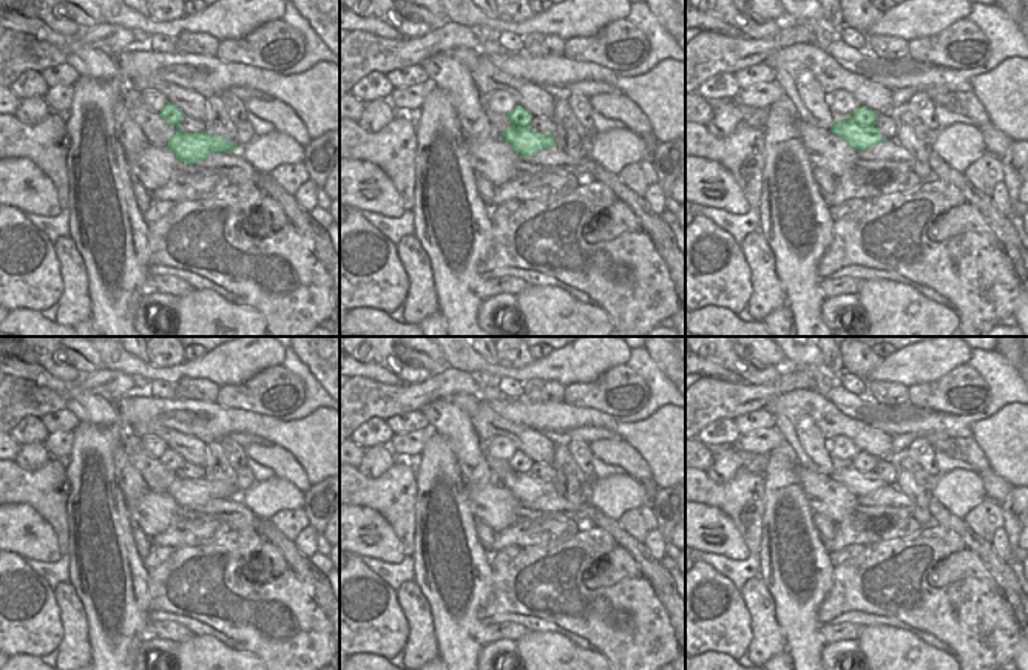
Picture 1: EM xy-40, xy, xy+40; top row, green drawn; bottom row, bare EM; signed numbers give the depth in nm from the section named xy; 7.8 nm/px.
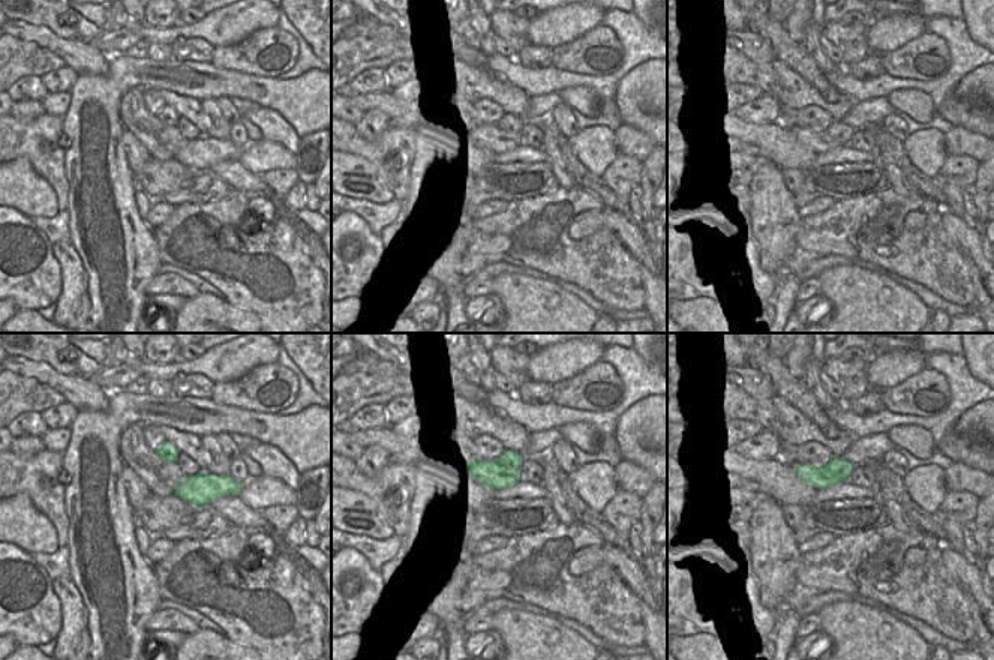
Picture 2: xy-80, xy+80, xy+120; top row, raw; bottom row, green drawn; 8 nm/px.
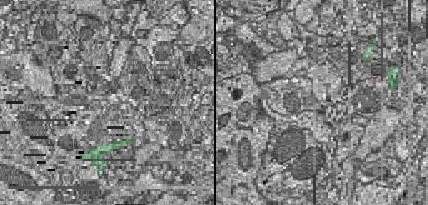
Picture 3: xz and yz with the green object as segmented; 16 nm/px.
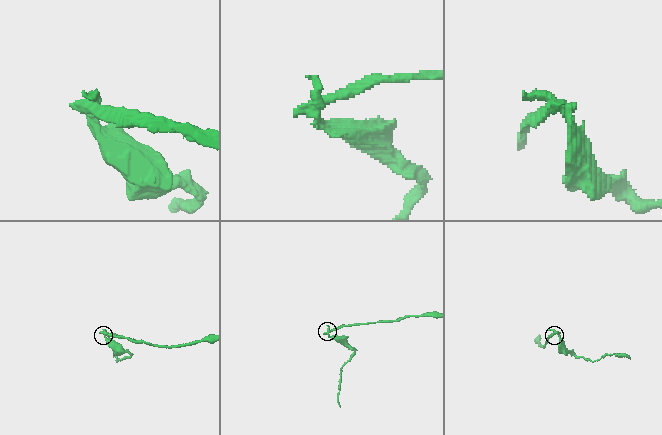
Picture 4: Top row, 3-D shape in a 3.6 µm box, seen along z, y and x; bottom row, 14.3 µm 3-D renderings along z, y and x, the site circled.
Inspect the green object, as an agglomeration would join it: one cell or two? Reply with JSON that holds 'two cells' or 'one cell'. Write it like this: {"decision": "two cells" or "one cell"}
{"decision": "two cells"}

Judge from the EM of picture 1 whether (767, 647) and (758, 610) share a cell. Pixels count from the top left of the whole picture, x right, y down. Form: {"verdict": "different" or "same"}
{"verdict": "same"}

